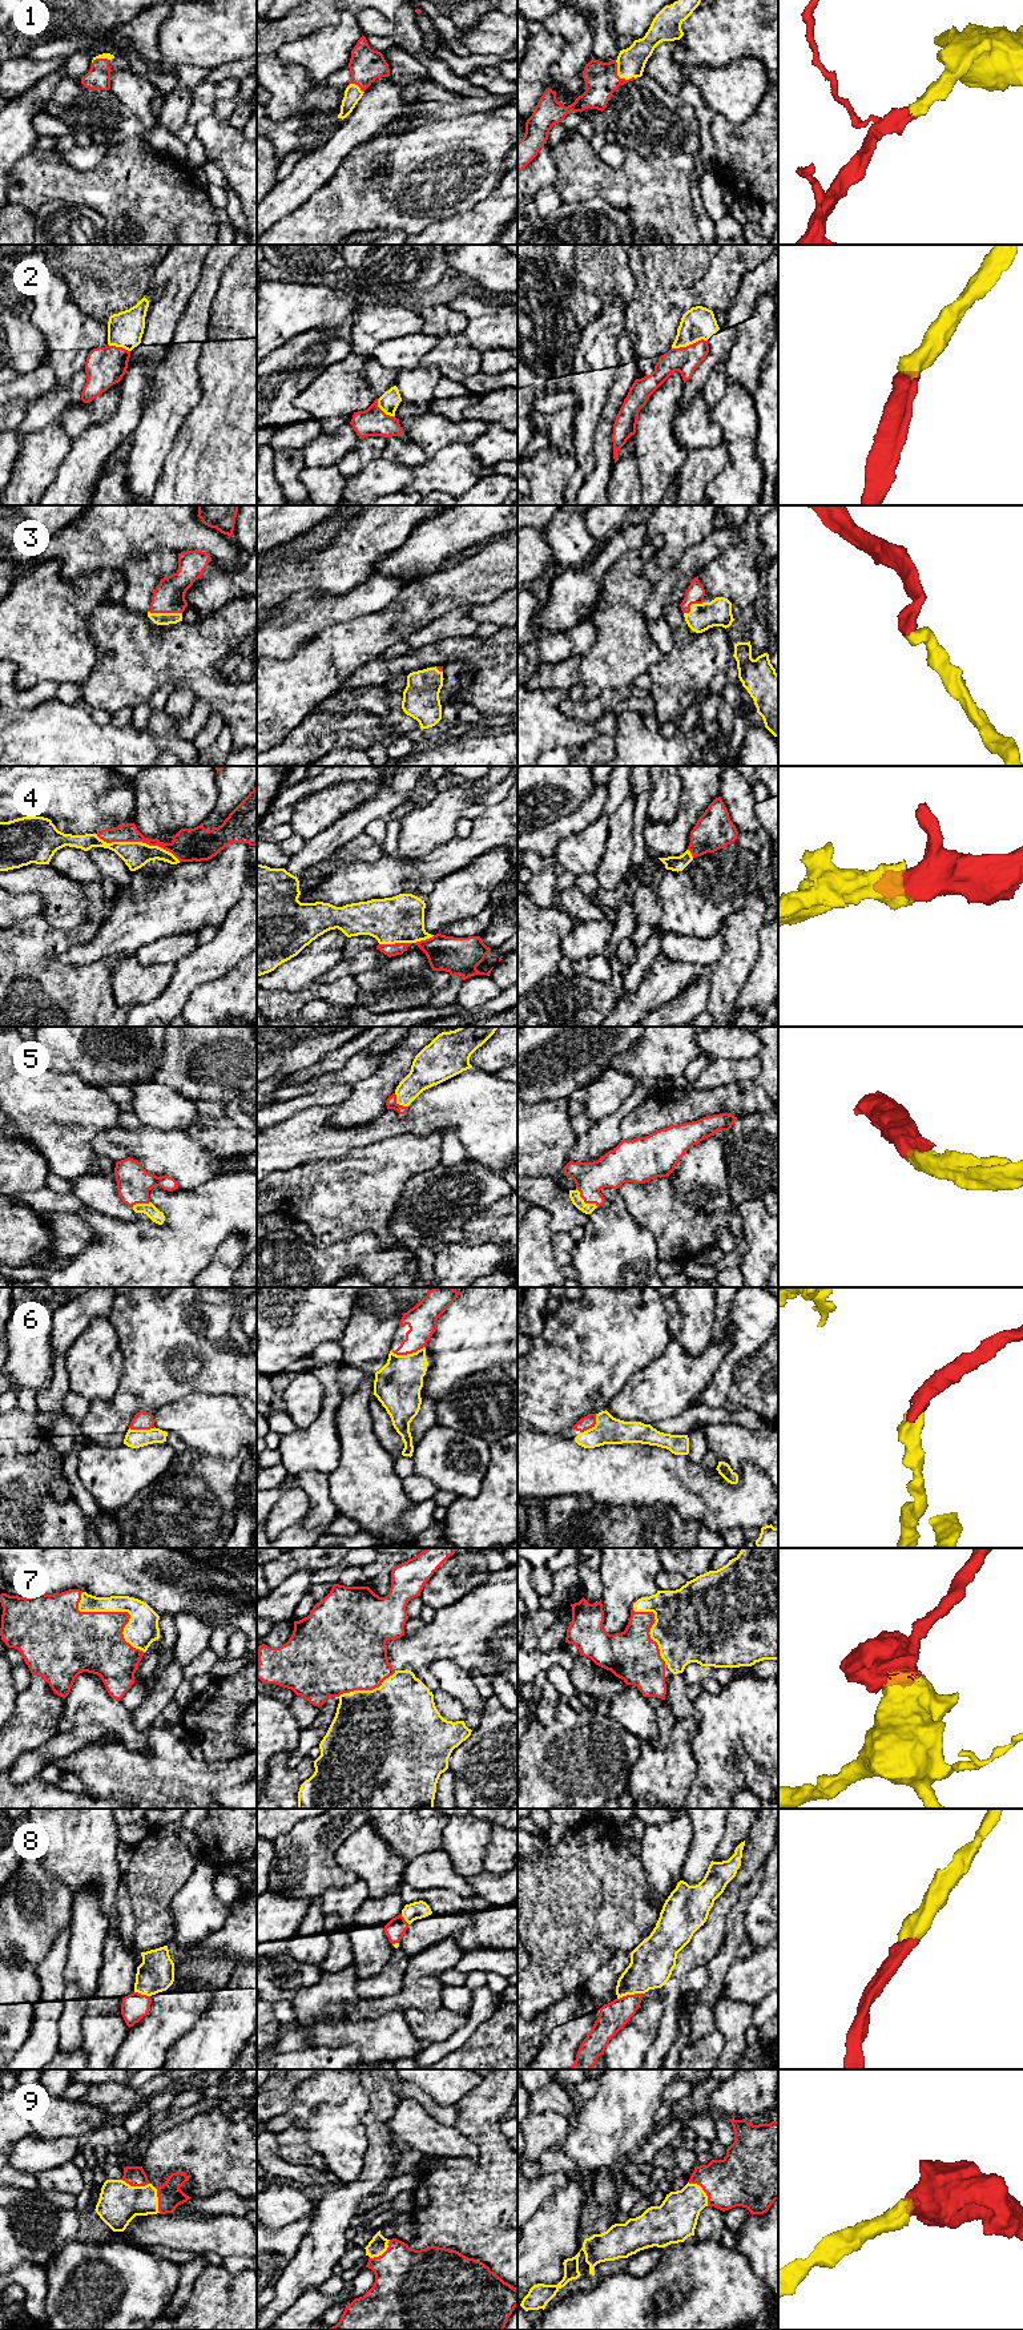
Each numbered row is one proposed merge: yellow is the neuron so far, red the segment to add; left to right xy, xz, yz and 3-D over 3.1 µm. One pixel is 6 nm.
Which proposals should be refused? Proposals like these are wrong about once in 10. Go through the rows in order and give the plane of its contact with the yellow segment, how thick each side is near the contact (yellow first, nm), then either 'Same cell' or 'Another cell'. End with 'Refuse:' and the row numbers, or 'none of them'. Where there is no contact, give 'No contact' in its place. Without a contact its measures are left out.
1: Touches yellow in yz. Thickness 170 nm (yellow) against 200 nm. Same cell
2: Touches yellow in yz. Thickness 200 nm (yellow) against 160 nm. Same cell
3: Touches yellow in xy. Thickness 80 nm (yellow) against 190 nm. Same cell
4: Touches yellow in xy. Thickness 160 nm (yellow) against 120 nm. Same cell
5: Touches yellow in yz. Thickness 70 nm (yellow) against 200 nm. Same cell
6: Touches yellow in xz. Thickness 280 nm (yellow) against 180 nm. Same cell
7: Touches yellow in xy. Thickness 190 nm (yellow) against 360 nm. Same cell
8: Touches yellow in yz. Thickness 260 nm (yellow) against 170 nm. Same cell
9: Touches yellow in yz. Thickness 260 nm (yellow) against 320 nm. Same cell
Refuse: none of them

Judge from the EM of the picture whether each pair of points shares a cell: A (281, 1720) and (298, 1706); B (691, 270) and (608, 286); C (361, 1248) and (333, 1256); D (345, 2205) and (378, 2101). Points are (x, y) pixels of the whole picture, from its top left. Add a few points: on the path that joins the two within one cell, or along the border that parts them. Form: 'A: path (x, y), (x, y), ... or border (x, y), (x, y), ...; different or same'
A: border (289, 1705), (301, 1728); different
B: border (629, 258), (635, 294), (625, 309); different
C: path (354, 1254), (339, 1256); same
D: path (369, 2180), (377, 2171), (375, 2127); same

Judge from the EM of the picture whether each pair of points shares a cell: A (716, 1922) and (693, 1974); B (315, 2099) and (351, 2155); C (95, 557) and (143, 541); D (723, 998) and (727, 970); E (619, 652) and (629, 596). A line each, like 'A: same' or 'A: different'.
A: same
B: same
C: same
D: same
E: same

